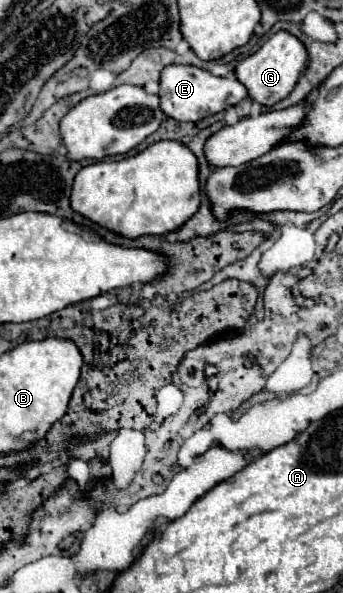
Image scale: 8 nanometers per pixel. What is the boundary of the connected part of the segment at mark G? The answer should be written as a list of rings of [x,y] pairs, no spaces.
[[[278,31],[254,55],[238,63],[236,77],[248,89],[250,99],[258,101],[260,105],[272,107],[292,93],[302,71],[306,69],[306,63],[308,63],[308,53],[304,43],[288,31]]]

